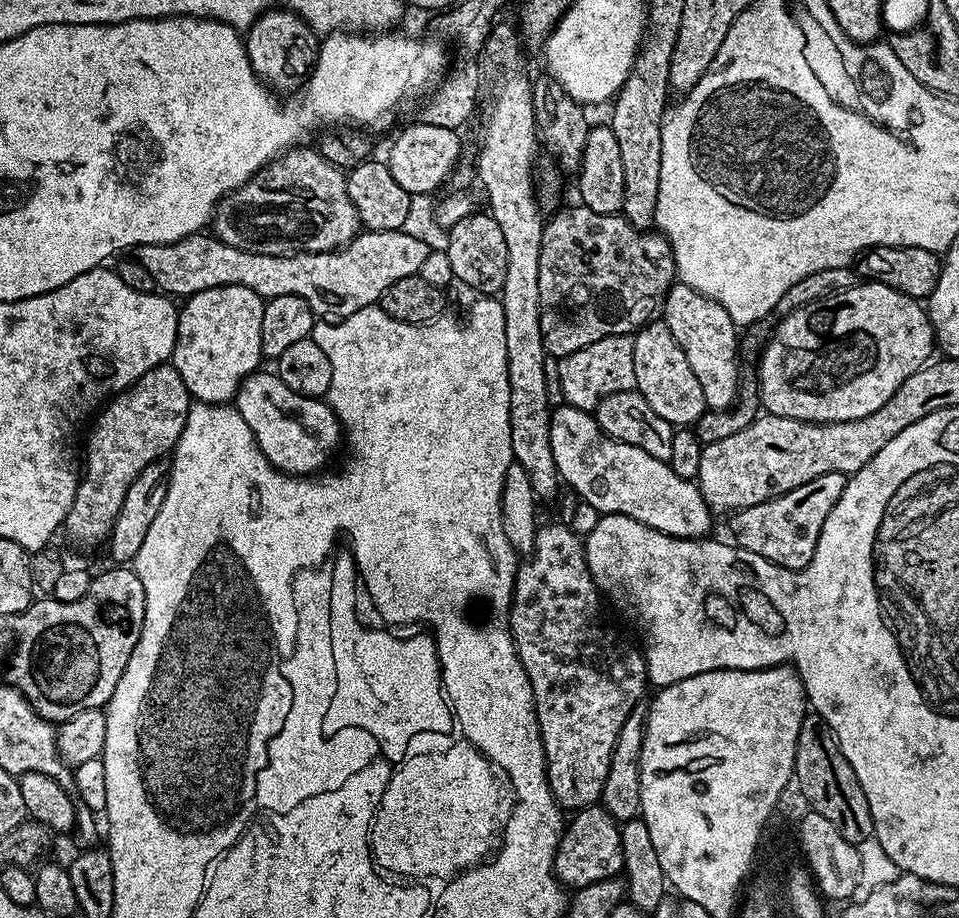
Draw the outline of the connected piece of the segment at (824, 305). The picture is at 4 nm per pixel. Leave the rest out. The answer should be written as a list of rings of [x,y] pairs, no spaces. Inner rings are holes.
[[[857,282],[850,290],[834,294],[830,298],[822,298],[818,302],[803,304],[801,308],[794,309],[783,317],[784,321],[776,328],[776,333],[768,340],[768,345],[764,348],[764,353],[760,356],[760,376],[758,375],[758,396],[769,413],[782,418],[794,418],[795,420],[805,420],[811,424],[829,424],[830,422],[850,422],[858,418],[866,418],[866,414],[874,414],[874,410],[886,406],[890,402],[890,397],[894,395],[894,390],[910,378],[910,374],[923,368],[925,364],[933,359],[934,345],[936,344],[936,334],[932,331],[932,323],[928,317],[928,309],[913,296],[902,294],[885,284],[875,282]]]

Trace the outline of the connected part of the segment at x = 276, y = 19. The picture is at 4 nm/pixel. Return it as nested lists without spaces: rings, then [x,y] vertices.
[[[270,8],[246,30],[244,48],[250,58],[250,66],[265,84],[273,89],[288,88],[292,76],[304,78],[316,67],[318,36],[304,21],[299,12],[288,8]]]

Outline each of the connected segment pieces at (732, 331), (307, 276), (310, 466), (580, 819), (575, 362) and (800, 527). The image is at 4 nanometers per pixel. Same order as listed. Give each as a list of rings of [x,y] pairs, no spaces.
[[[675,283],[666,294],[662,323],[682,346],[698,386],[702,386],[704,403],[712,410],[728,410],[740,395],[740,360],[736,357],[736,332],[738,325],[709,296],[682,283]]]
[[[364,230],[349,244],[336,249],[335,252],[293,252],[286,256],[238,250],[238,246],[230,246],[222,242],[215,234],[197,234],[169,244],[144,244],[135,249],[134,258],[149,272],[150,278],[154,278],[157,289],[172,298],[187,298],[202,290],[237,284],[254,290],[254,294],[262,298],[294,294],[305,300],[317,317],[343,318],[363,308],[373,307],[379,301],[380,295],[390,286],[394,286],[394,282],[398,282],[398,278],[417,275],[422,262],[426,262],[426,254],[429,250],[430,244],[419,240],[416,236],[411,236],[408,230],[398,232]]]
[[[254,371],[240,383],[234,407],[246,418],[246,426],[250,426],[262,454],[278,471],[290,476],[319,473],[319,468],[342,448],[342,429],[336,411],[323,399],[290,390],[275,371],[264,371]]]
[[[599,802],[579,809],[573,816],[576,817],[567,821],[564,833],[560,835],[554,860],[557,880],[565,889],[575,890],[590,886],[590,882],[602,882],[612,876],[620,876],[624,871],[620,824]]]
[[[631,333],[607,335],[572,355],[561,357],[558,372],[565,403],[576,409],[592,412],[604,396],[635,391],[637,378],[634,373],[634,342],[635,337]]]
[[[843,472],[822,474],[806,482],[806,486],[798,486],[778,498],[770,498],[766,502],[758,502],[758,506],[733,512],[730,516],[731,539],[741,548],[762,554],[762,558],[778,566],[802,569],[810,562],[810,558],[814,558],[826,517],[830,510],[834,510],[834,502],[842,498],[847,485],[848,476]]]

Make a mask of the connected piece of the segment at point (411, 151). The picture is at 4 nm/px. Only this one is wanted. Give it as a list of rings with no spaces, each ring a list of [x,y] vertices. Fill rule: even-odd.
[[[419,122],[406,125],[397,134],[392,149],[386,155],[390,174],[394,174],[394,182],[398,182],[398,186],[402,186],[402,190],[406,190],[413,198],[424,196],[443,184],[447,185],[462,159],[460,135],[457,129],[446,126],[430,126]]]

